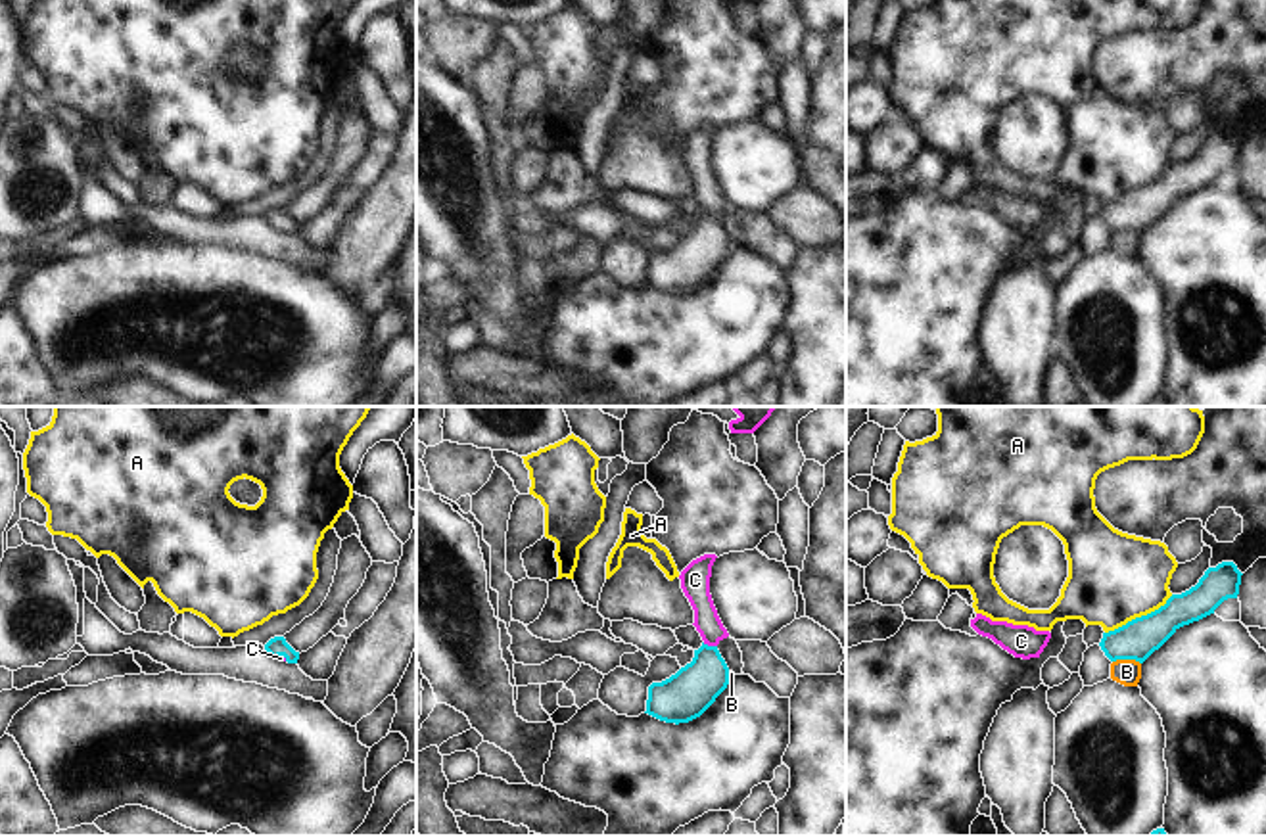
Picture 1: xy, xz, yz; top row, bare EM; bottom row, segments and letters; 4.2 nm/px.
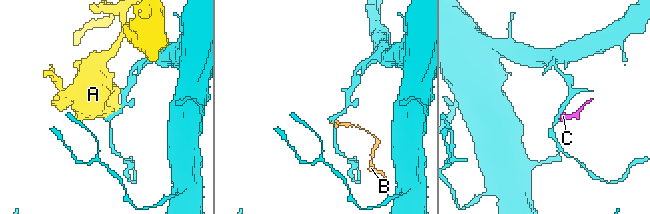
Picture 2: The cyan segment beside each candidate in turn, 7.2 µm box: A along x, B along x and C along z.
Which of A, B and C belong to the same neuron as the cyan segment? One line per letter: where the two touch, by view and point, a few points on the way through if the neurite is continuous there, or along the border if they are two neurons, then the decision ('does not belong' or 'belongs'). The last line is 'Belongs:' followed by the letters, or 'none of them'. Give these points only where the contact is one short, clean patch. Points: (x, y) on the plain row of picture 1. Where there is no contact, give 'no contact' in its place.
A: yz (1138, 188) | does not belong
B: yz (1126, 229) | along yz (1113, 231), (1136, 231), (1140, 234) | does not belong
C: xz (710, 217) | across xz (683, 267), (708, 242), (710, 217), (710, 196), (697, 160) | belongs
Belongs: C

